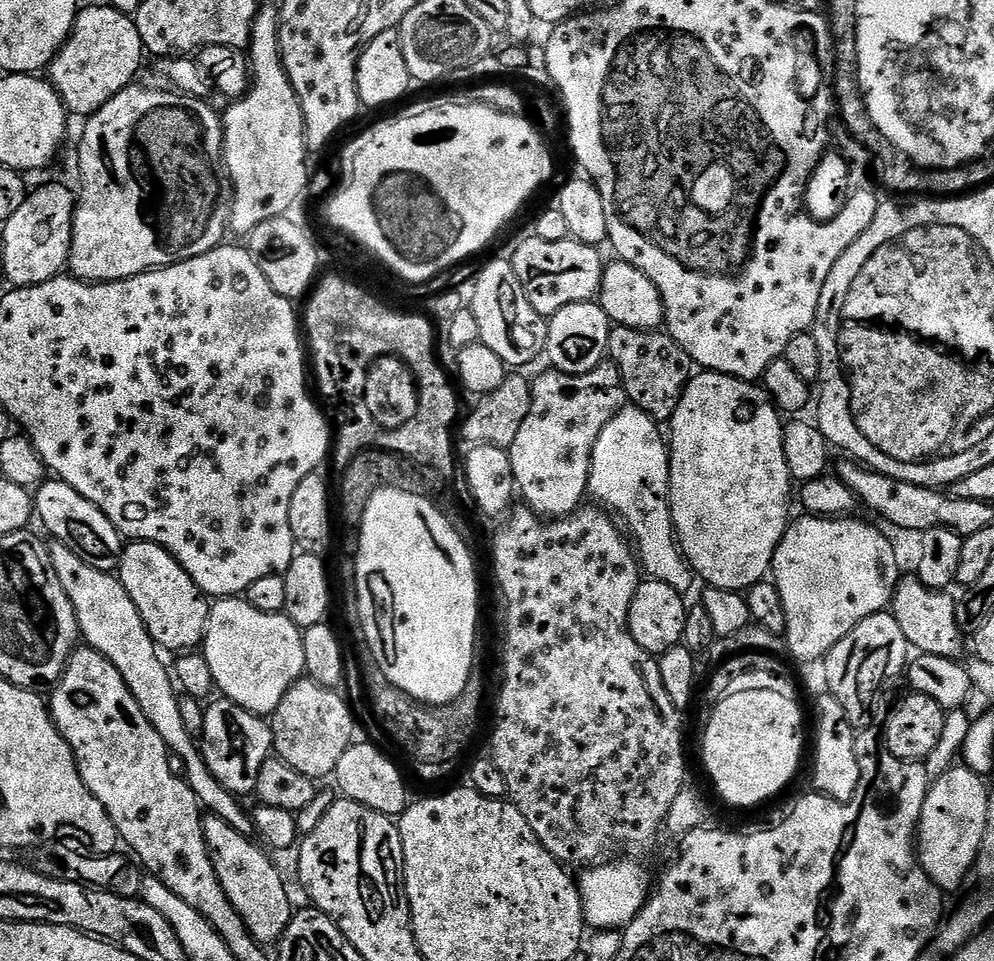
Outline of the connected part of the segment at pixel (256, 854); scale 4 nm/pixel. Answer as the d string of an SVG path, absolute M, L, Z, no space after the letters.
M211 814L204 816L204 837L218 882L222 890L226 890L226 898L230 898L234 910L242 914L242 922L246 922L250 934L259 944L275 945L282 938L286 926L290 926L294 911L283 874L252 836L238 834L238 830L234 830L230 822L222 822L222 818Z

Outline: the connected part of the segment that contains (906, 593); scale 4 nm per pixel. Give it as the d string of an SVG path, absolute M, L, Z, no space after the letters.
M915 574L905 575L897 584L890 611L892 617L898 622L898 626L902 626L902 634L906 634L909 645L917 653L925 656L941 656L951 660L963 657L966 640L956 621L958 600L957 597L948 595L952 594L944 590L927 588L920 577Z

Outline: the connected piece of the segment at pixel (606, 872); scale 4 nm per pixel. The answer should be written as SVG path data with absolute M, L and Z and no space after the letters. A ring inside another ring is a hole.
M617 858L579 873L578 887L584 903L584 919L592 930L623 930L640 913L650 895L648 872L632 858ZM581 875L581 876L580 876Z

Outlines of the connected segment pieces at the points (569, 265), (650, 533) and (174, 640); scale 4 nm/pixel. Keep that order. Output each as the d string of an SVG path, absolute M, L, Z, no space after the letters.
M532 234L529 240L517 246L510 259L514 274L518 274L518 282L522 282L522 290L526 290L526 298L530 298L530 306L534 306L540 316L551 318L566 306L586 304L599 297L606 263L606 257L600 251L597 245L571 238L546 242Z
M635 406L620 408L618 414L614 414L614 418L610 418L610 422L606 422L602 434L598 434L598 442L594 442L588 490L591 499L596 499L593 501L597 505L603 506L609 513L615 514L622 521L627 535L634 541L634 551L639 559L643 575L658 582L666 582L666 586L674 586L674 590L678 590L681 594L688 594L692 588L694 573L688 567L684 553L680 550L680 543L676 540L672 507L668 501L669 455L670 448L662 444L658 422L654 417L646 414L646 410Z
M145 540L131 541L120 556L118 575L122 586L126 586L126 594L130 594L130 602L138 606L150 638L165 653L183 654L203 645L208 629L209 597L165 548Z

